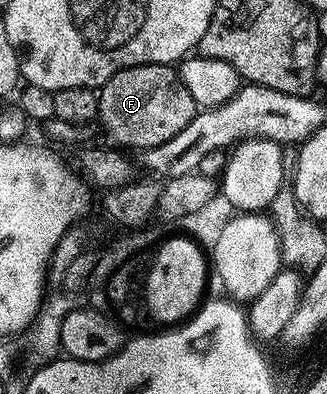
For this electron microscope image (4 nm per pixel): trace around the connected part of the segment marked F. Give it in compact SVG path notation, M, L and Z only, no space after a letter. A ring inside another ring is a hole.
M145 63L135 67L126 67L123 71L117 71L109 81L102 84L98 91L98 119L102 127L123 148L138 147L145 149L155 147L180 133L188 121L196 113L196 104L192 93L182 83L182 76L169 63Z

